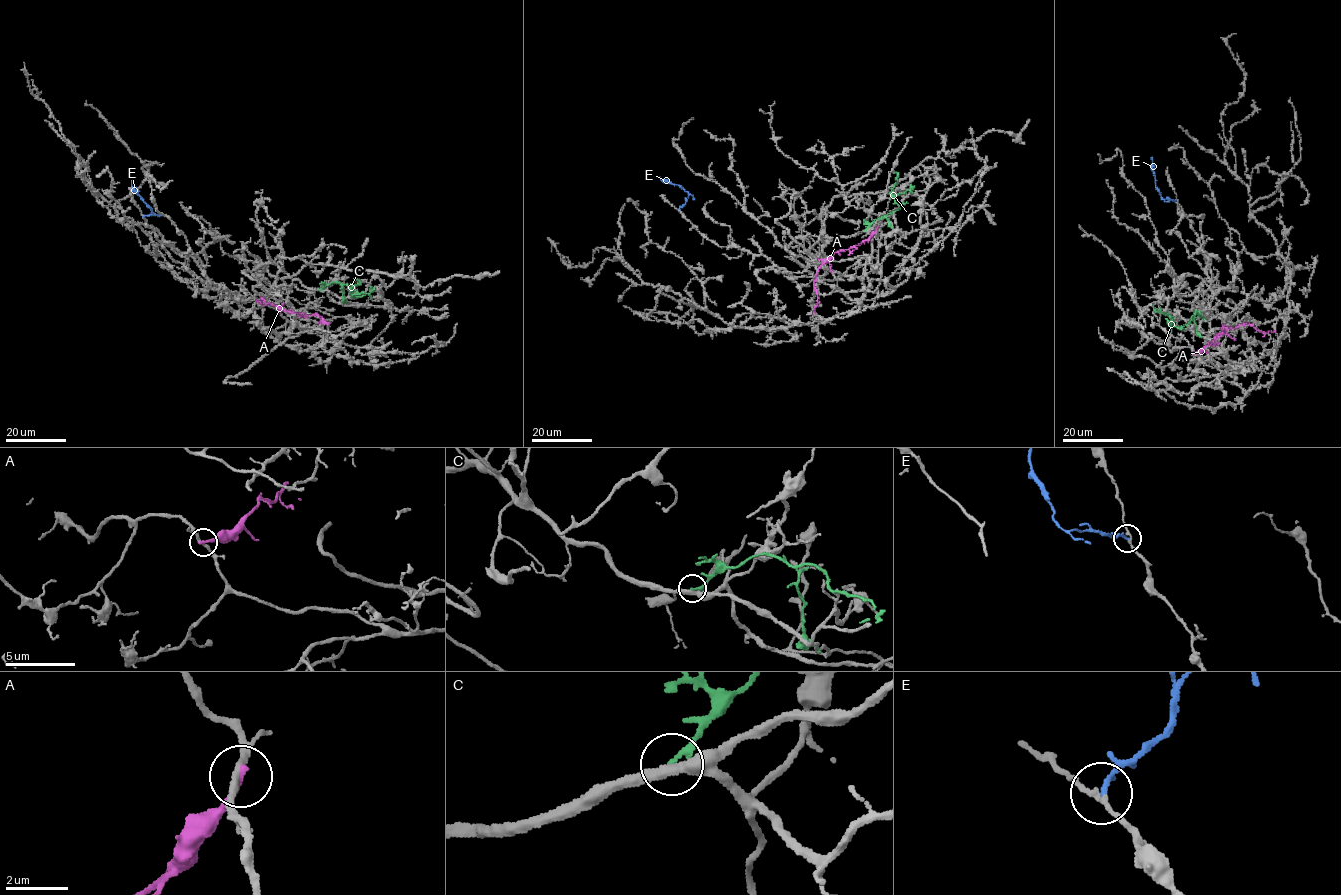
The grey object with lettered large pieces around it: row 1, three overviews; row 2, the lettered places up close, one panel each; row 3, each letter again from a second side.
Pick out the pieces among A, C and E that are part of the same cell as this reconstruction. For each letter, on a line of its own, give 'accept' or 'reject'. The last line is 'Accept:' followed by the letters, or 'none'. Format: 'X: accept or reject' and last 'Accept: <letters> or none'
A: reject
C: reject
E: accept
Accept: E

